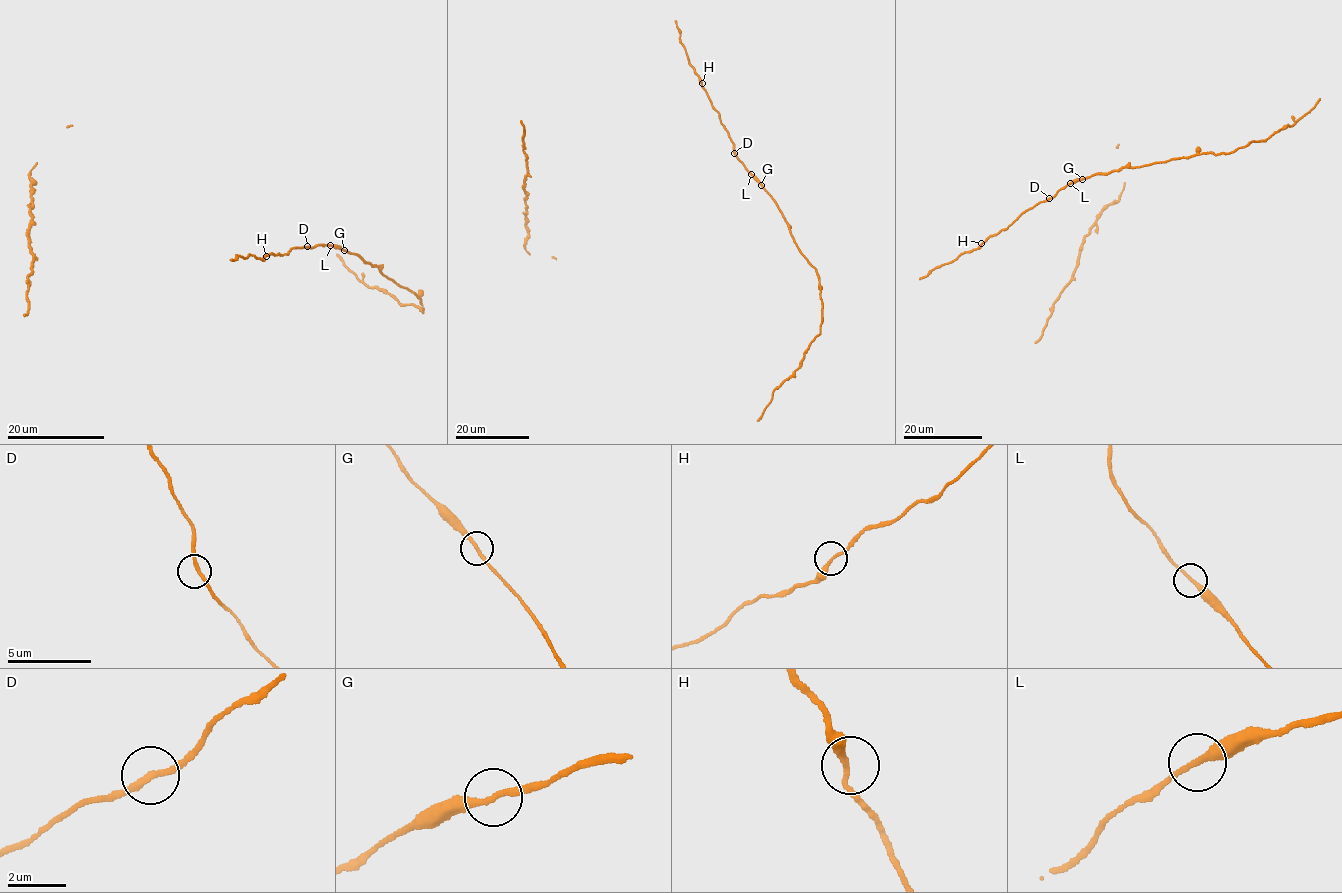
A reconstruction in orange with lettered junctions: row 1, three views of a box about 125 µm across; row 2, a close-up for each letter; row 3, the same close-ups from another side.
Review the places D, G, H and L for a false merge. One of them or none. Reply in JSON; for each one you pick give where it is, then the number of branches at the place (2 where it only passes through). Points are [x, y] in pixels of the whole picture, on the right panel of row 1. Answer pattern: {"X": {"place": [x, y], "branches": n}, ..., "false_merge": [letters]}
{"G": {"place": [1082, 179], "branches": 2}, "false_merge": ["G"]}

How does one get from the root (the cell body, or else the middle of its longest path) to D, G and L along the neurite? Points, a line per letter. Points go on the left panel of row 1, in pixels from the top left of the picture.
D: (278, 254), (287, 254), (294, 248), (307, 246)
G: (278, 254), (321, 245), (344, 249)
L: (278, 254), (287, 254), (297, 247), (330, 245)

